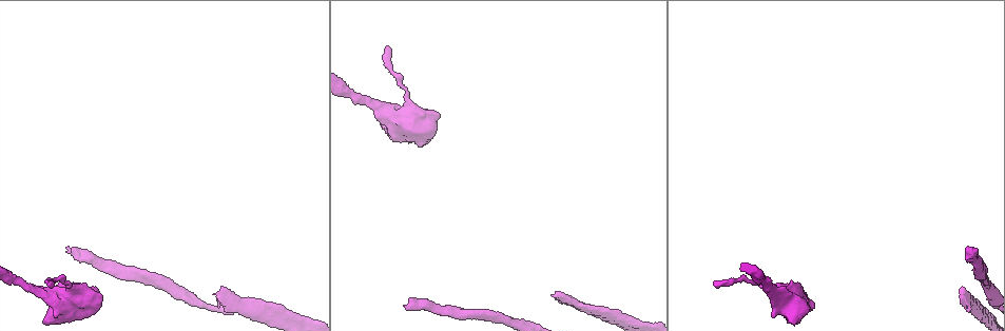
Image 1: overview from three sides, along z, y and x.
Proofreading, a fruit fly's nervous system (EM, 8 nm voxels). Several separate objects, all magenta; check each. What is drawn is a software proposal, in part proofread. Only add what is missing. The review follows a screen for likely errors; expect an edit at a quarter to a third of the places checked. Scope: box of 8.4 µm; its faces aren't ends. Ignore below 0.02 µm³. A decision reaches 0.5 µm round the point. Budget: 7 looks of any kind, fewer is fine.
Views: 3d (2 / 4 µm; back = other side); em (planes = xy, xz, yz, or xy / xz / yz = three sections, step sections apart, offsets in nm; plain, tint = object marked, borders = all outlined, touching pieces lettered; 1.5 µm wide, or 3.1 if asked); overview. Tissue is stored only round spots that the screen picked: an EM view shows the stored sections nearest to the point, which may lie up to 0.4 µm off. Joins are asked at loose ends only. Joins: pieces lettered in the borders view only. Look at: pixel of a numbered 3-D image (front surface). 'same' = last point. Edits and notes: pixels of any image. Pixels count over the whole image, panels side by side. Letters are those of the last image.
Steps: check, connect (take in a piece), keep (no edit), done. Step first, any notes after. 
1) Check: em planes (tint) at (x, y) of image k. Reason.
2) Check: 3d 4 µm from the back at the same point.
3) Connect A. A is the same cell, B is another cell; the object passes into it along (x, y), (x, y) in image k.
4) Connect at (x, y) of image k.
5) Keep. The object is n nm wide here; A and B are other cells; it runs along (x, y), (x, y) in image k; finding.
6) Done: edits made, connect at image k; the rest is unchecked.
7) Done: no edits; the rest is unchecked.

Check: 3d 2 µm at (550, 295) of image 1. Long arm stops here.

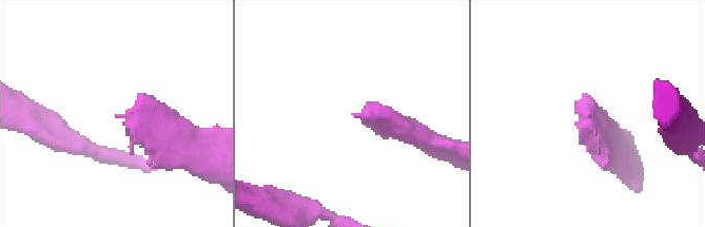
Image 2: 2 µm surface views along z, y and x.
Check: em planes (borders) at (588, 114) of image 2.

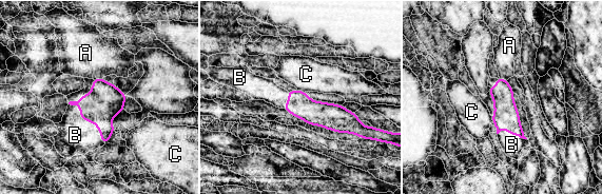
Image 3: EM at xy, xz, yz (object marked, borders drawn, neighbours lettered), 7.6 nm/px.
Connect B. B is the same cell, A and C are other cells; the object passes into it along (104, 101), (80, 108), (75, 135) in image 3; the neuron continues.

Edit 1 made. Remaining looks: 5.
Check: overview.

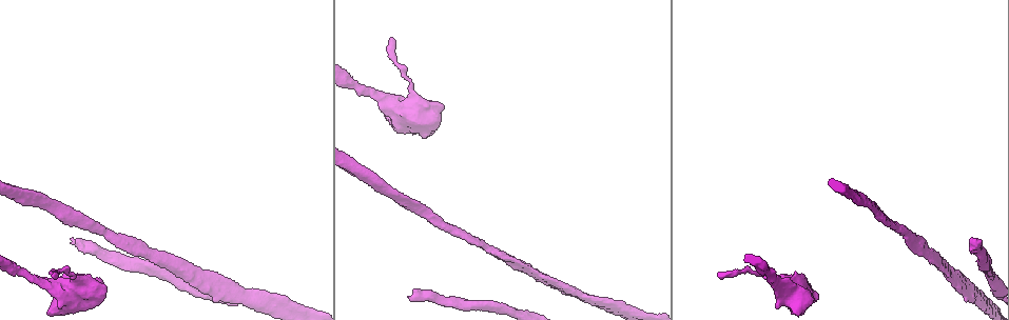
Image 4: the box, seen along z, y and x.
Check: em planes (plain) at (408, 298) of image 4. An open end.

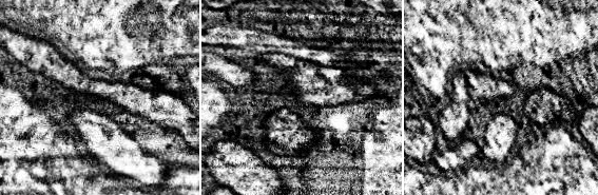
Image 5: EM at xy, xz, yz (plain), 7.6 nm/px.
Check: em planes (borders) at the same point.

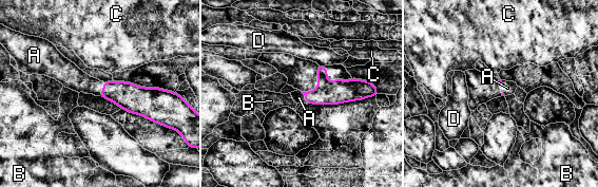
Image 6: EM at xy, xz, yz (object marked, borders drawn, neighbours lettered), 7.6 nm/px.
Connect A. A is the same cell, B, C and D are other cells; the object passes into it along (134, 98), (103, 89), (74, 78) in image 6; it goes on there.

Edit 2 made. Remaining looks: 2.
Done: edits made, connect at image 3, connect at image 6; the rest is unchecked.

